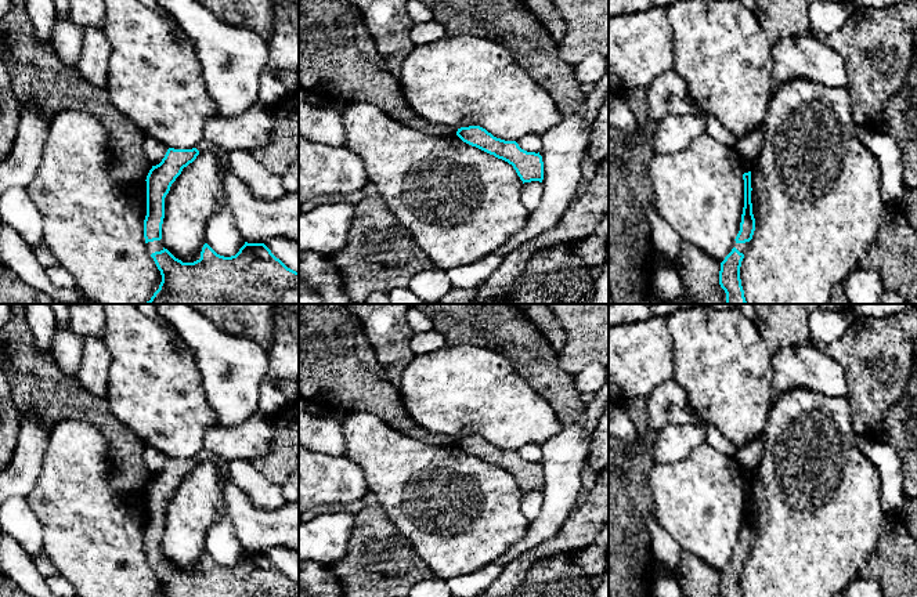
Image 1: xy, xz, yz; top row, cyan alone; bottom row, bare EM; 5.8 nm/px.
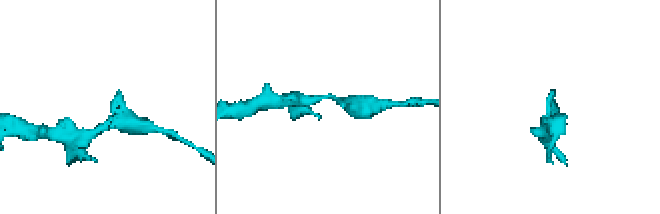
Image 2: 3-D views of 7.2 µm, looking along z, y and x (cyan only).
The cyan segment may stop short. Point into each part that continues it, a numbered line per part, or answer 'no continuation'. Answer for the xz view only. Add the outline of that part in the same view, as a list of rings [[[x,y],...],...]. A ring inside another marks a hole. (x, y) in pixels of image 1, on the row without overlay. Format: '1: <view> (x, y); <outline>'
no continuation

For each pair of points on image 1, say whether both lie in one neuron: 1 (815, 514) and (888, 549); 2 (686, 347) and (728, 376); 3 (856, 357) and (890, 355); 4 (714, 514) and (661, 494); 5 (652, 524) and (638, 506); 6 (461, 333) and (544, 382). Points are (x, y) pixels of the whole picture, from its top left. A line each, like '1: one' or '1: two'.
1: two
2: one
3: one
4: one
5: two
6: one

